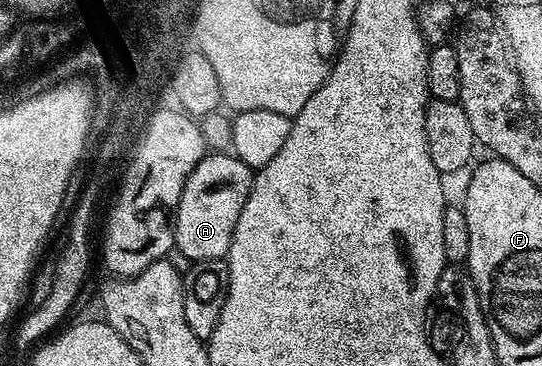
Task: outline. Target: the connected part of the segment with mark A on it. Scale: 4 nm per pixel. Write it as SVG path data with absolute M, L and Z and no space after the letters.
M210 152L188 174L178 207L172 213L174 247L197 262L220 260L229 253L232 234L236 230L236 218L244 210L244 202L254 183L254 172L240 158L225 152Z

